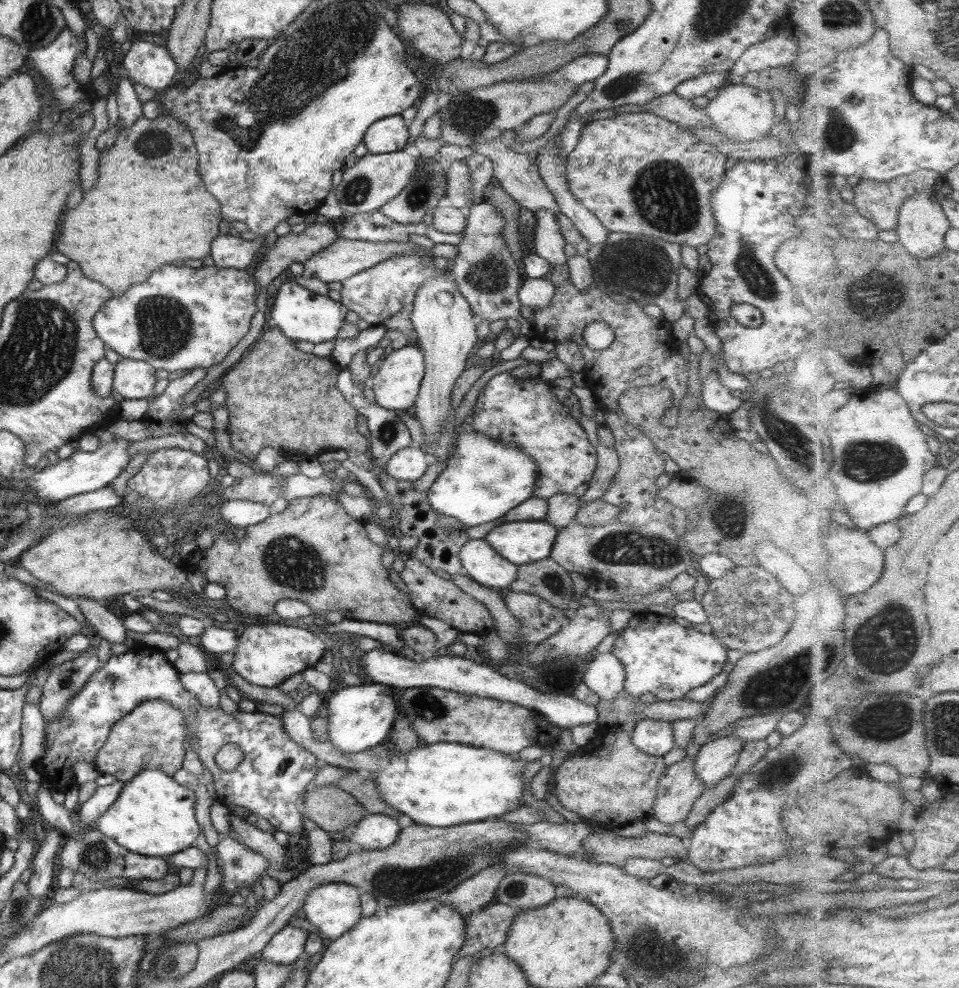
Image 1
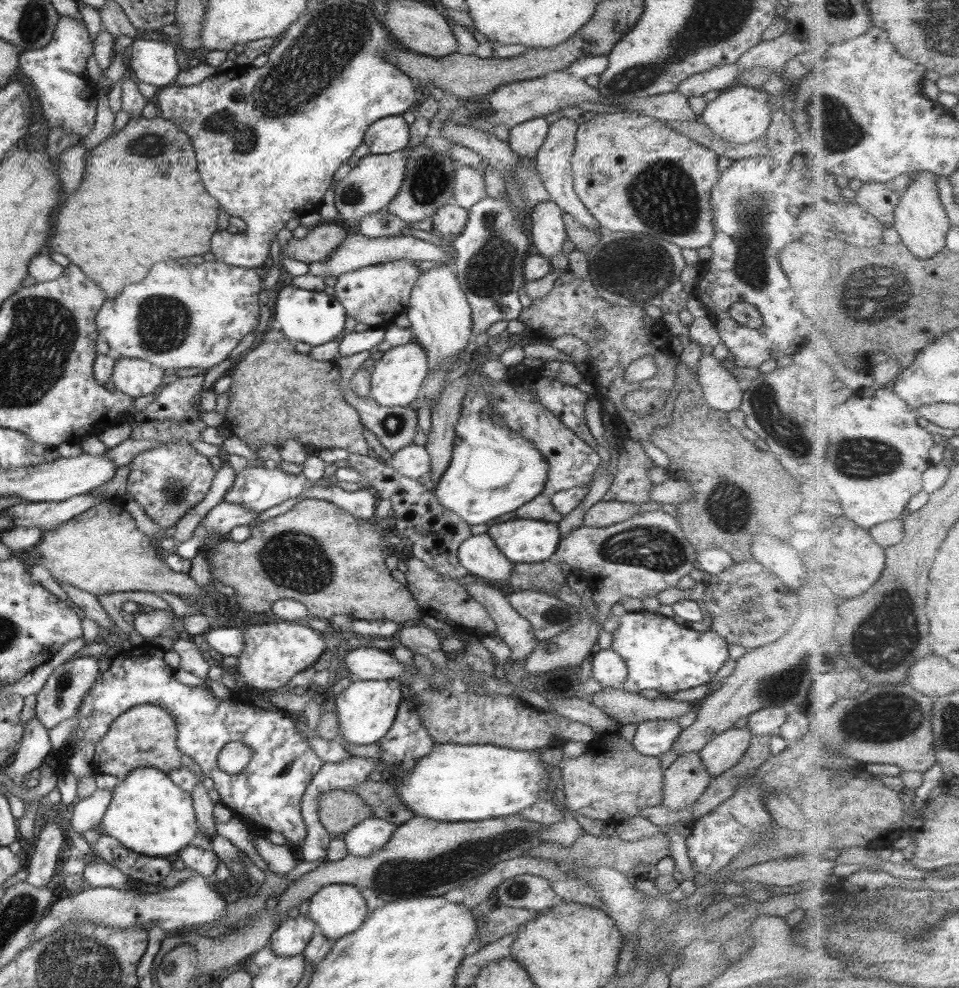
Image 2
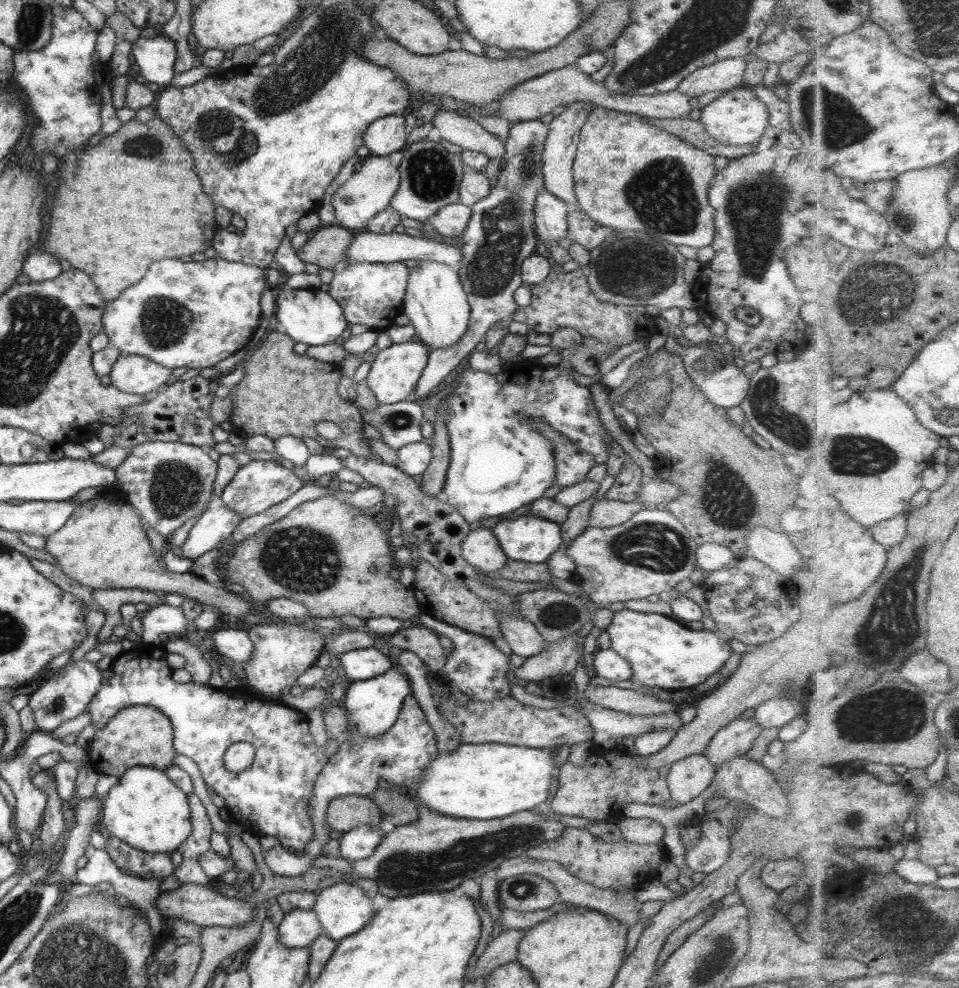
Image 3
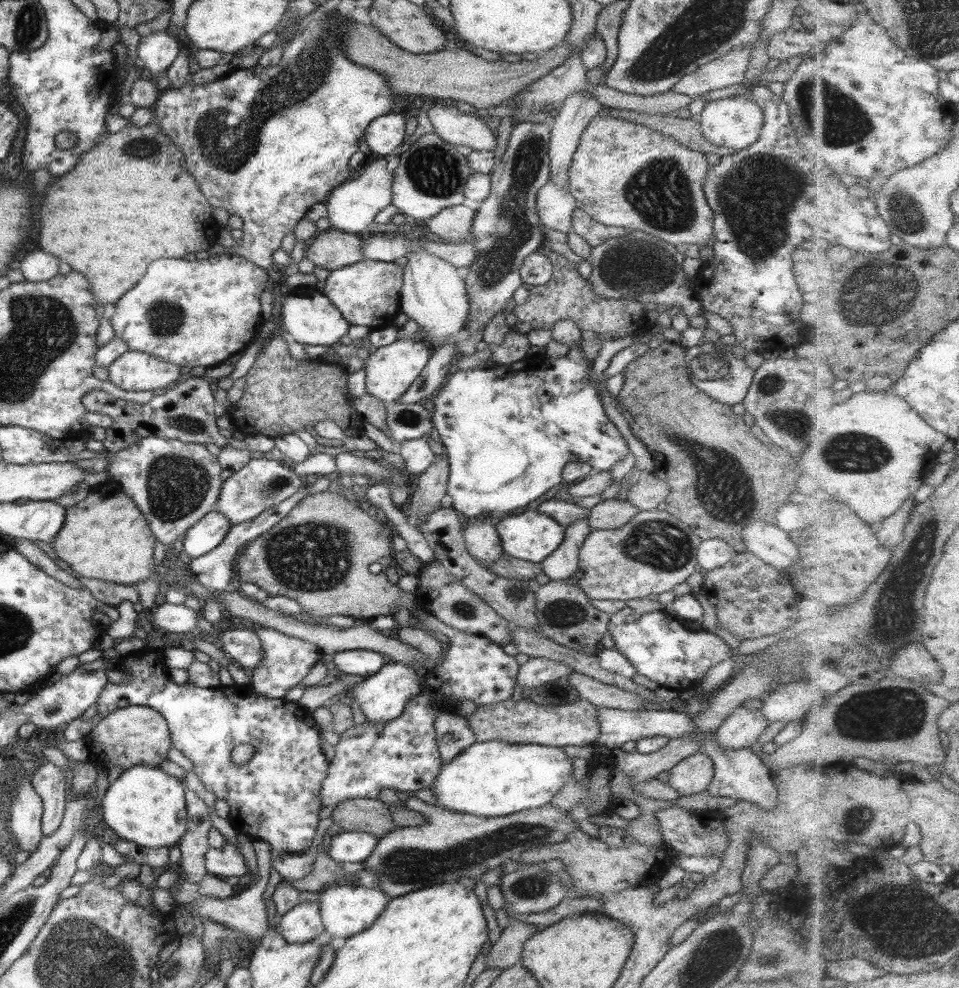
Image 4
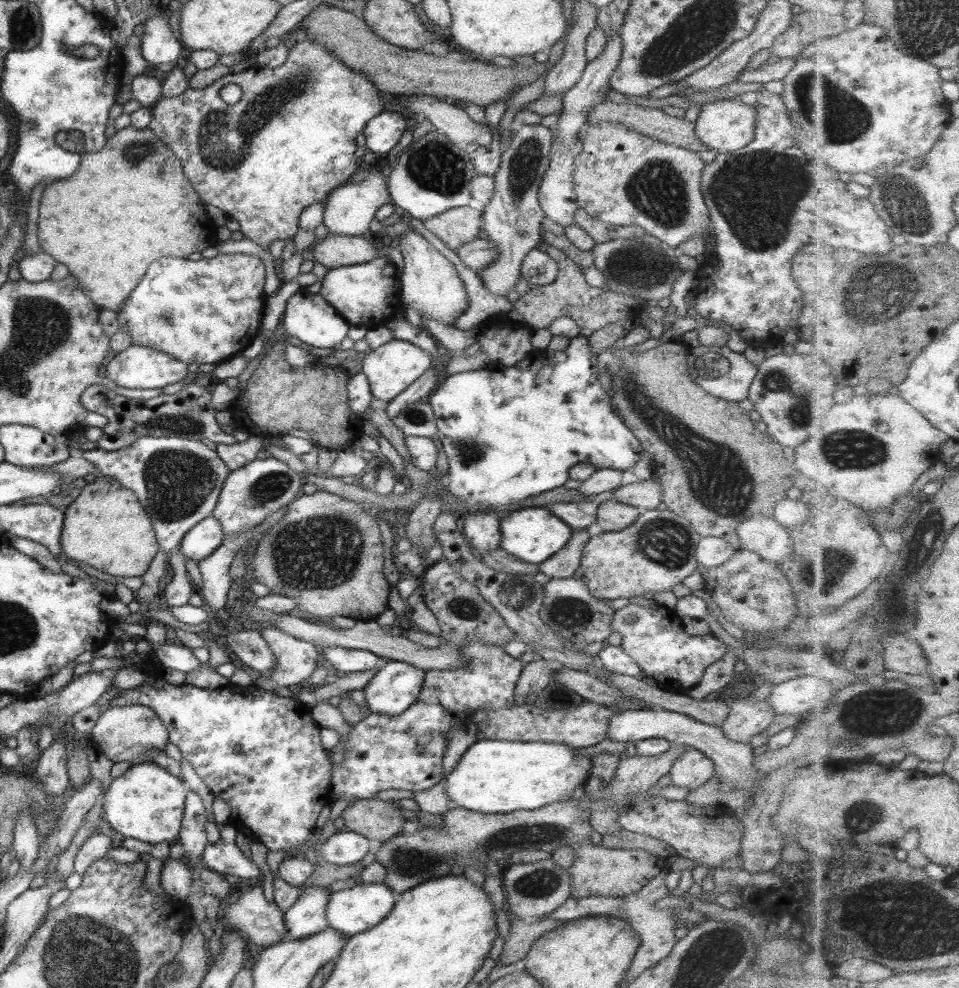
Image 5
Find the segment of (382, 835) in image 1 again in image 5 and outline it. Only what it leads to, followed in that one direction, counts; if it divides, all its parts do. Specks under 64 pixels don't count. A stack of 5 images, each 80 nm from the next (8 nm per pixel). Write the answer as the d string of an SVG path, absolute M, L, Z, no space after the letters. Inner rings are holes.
M344 829L329 836L314 854L329 864L347 866L359 863L367 847L368 840L364 836Z

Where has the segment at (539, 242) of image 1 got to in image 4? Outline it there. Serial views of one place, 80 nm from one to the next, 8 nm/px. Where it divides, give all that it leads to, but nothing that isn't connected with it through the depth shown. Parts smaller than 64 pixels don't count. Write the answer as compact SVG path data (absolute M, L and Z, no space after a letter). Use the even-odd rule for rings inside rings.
M549 178L536 192L537 218L542 230L551 228L557 232L568 233L571 214L575 209L574 198L568 189L556 185Z

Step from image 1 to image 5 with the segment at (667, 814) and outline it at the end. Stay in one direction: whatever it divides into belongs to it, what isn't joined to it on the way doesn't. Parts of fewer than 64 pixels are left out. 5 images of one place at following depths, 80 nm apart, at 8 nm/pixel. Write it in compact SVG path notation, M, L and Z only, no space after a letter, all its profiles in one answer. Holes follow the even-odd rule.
M685 747L673 759L667 773L671 785L692 790L713 776L714 764L698 750Z

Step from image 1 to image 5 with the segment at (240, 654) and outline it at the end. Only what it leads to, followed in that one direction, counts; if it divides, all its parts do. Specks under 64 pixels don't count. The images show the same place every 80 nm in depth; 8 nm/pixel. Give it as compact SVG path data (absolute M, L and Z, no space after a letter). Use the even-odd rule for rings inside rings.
M263 626L258 629L269 650L276 656L276 665L267 676L261 674L252 684L270 692L269 694L275 695L272 689L276 686L277 688L279 686L288 687L291 684L302 683L302 680L305 680L315 670L315 666L321 662L320 650L314 644L286 634L276 627Z

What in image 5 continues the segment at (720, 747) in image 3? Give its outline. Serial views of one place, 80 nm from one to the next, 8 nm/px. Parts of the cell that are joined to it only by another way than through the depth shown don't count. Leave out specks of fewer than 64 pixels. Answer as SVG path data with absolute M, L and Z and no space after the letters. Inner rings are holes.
M749 698L735 699L730 702L729 708L728 715L719 728L726 739L733 742L748 744L754 734L765 730L776 719L773 708L766 700L755 702Z

